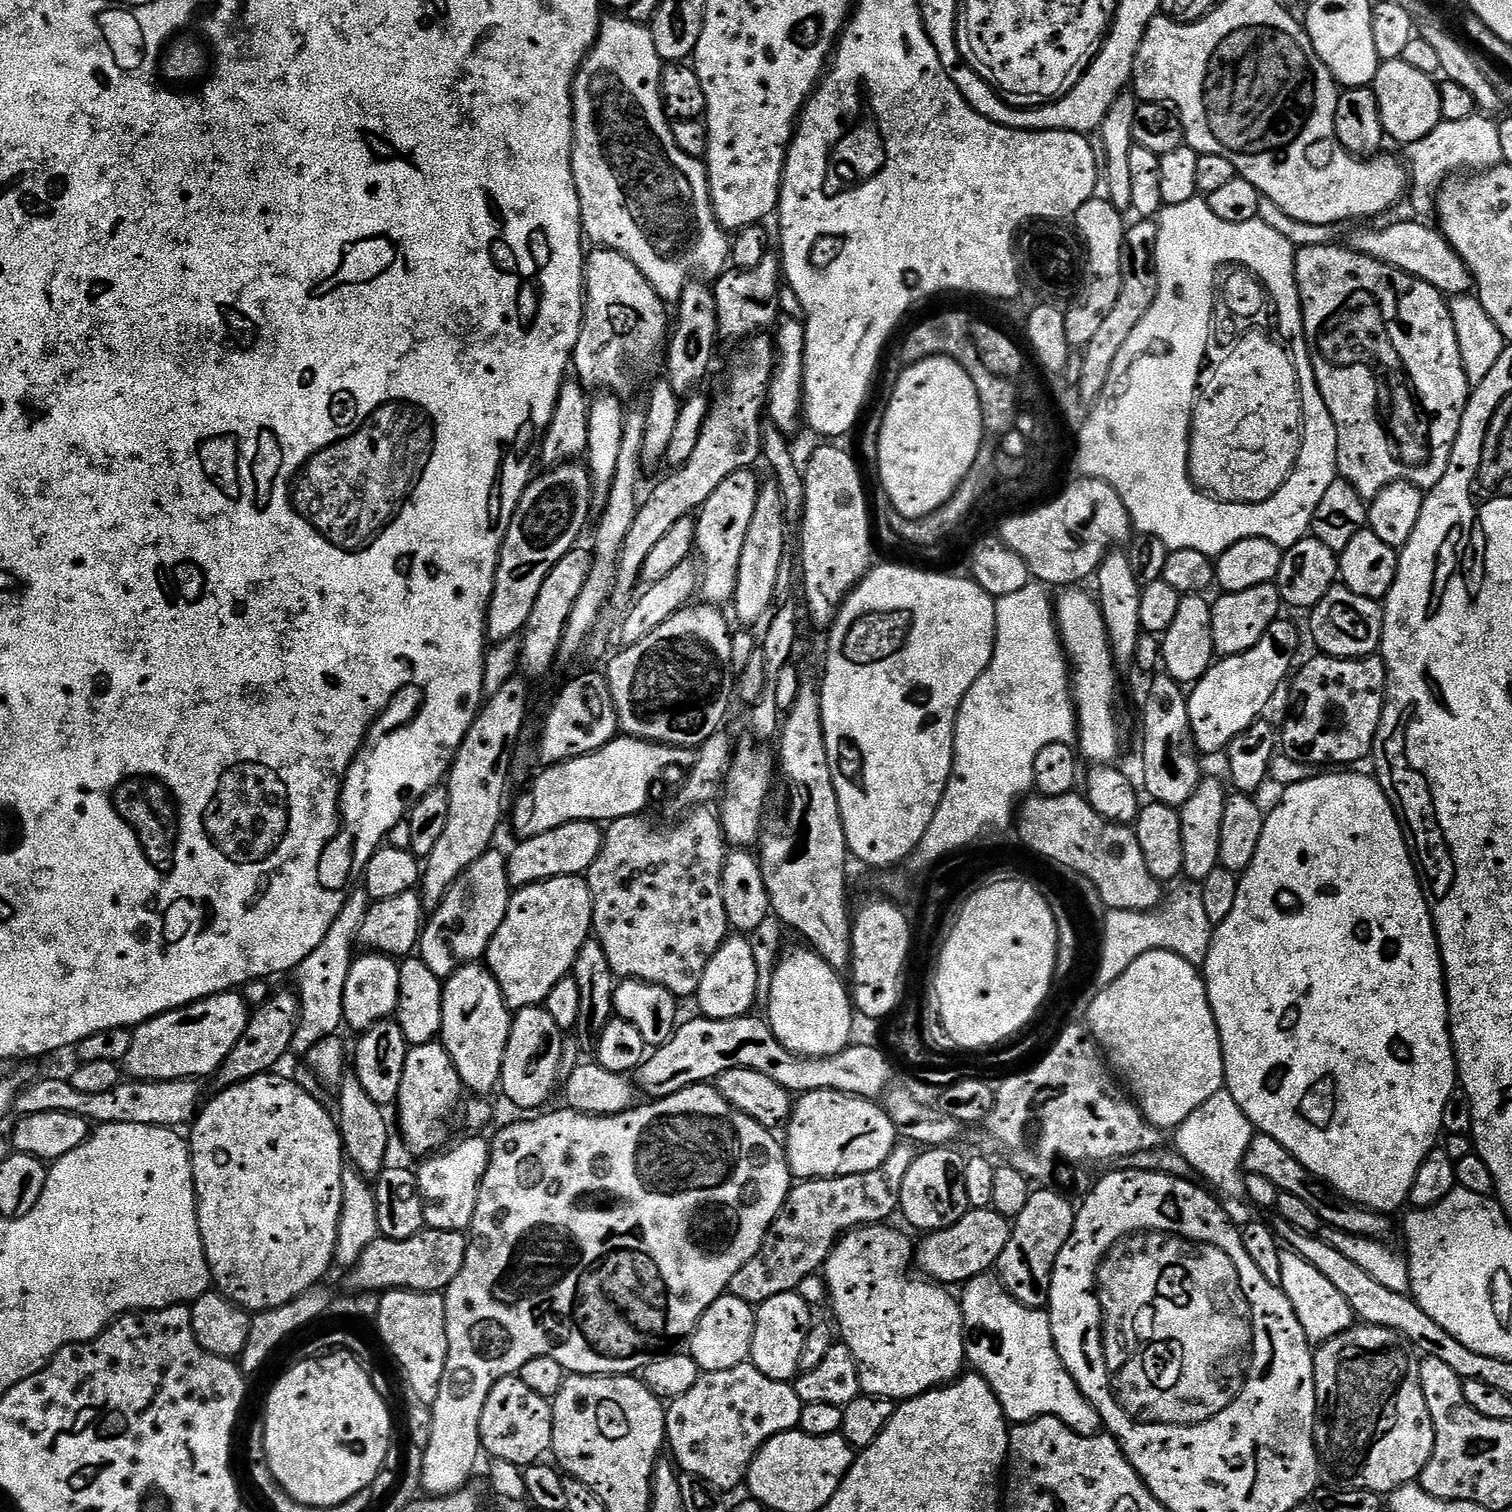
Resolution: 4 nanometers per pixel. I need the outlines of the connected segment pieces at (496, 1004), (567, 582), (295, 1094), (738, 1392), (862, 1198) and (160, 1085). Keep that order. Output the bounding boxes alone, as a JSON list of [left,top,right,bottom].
[[439,963,513,1094],[519,546,593,676],[190,1075,346,1314],[664,1362,804,1490],[728,1142,917,1306],[14,1076,202,1129]]

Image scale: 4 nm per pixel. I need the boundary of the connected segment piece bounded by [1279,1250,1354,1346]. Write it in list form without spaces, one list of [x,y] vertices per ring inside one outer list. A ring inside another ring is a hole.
[[[1291,1250],[1281,1251],[1282,1278],[1280,1287],[1284,1289],[1286,1298],[1290,1298],[1290,1306],[1294,1306],[1294,1314],[1298,1314],[1298,1322],[1302,1322],[1302,1330],[1306,1330],[1309,1341],[1319,1346],[1324,1341],[1342,1334],[1353,1327],[1354,1317],[1350,1302],[1325,1278],[1319,1270],[1314,1270],[1306,1258]]]

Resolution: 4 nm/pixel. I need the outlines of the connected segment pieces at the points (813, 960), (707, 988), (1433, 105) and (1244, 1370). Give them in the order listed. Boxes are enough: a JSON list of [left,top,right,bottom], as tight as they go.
[[766,950,854,1056],[694,934,762,1020],[1374,59,1441,146],[1096,1232,1252,1424]]

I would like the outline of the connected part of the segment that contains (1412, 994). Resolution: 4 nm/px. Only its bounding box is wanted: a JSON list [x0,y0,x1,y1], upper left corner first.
[1202,770,1458,1214]

